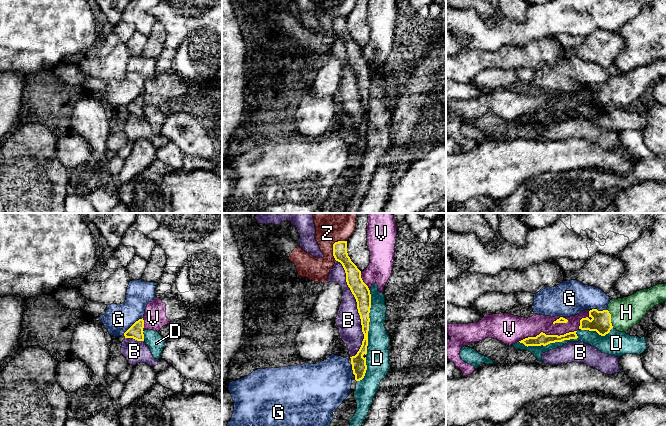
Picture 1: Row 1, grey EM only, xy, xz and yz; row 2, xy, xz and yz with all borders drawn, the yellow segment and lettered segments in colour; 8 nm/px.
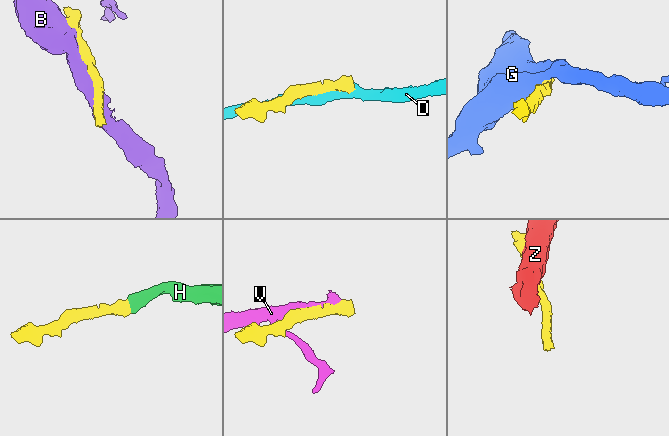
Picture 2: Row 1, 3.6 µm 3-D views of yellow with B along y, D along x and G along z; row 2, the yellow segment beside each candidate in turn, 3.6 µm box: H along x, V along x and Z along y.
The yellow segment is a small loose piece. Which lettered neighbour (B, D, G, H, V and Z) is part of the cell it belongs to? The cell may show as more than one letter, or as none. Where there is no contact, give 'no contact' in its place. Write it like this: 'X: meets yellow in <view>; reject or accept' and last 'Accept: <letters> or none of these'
B: meets yellow in xz; reject
D: meets yellow in yz; reject
G: meets yellow in xy; reject
H: meets yellow in yz; accept
V: meets yellow in yz; reject
Z: meets yellow in xz; reject
Accept: H

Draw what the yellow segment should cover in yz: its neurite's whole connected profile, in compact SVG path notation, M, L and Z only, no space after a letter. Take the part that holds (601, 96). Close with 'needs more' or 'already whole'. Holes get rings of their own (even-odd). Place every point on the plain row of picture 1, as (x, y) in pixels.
M657 60L628 73L610 76L606 86L590 86L589 92L580 96L579 105L596 107L601 112L612 104L626 109L643 95L648 86L663 78L666 78L666 60Z; needs more

